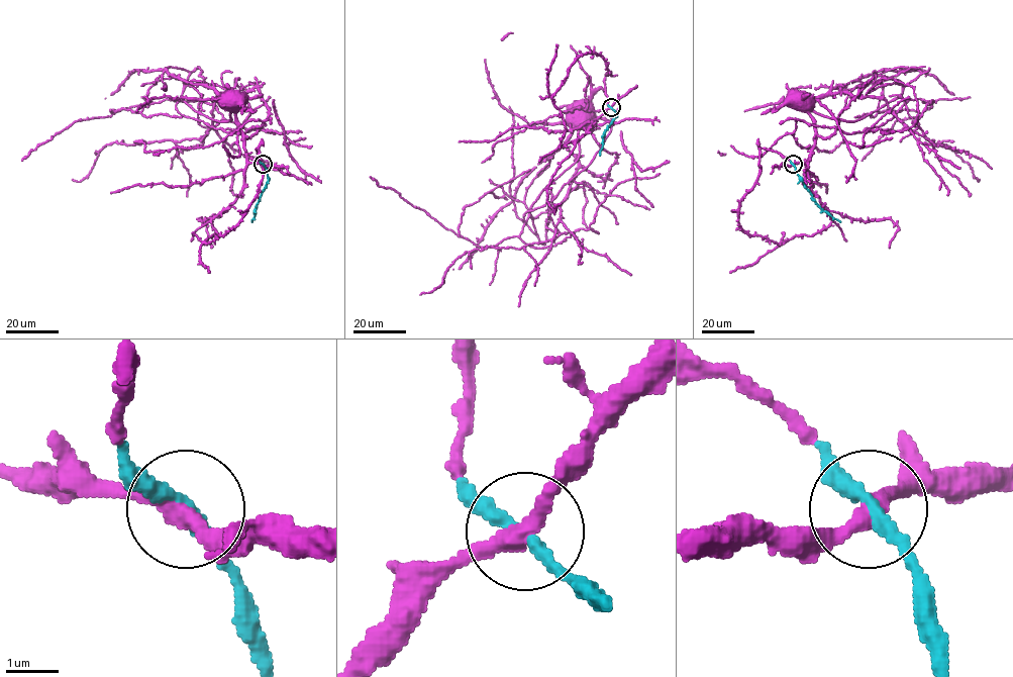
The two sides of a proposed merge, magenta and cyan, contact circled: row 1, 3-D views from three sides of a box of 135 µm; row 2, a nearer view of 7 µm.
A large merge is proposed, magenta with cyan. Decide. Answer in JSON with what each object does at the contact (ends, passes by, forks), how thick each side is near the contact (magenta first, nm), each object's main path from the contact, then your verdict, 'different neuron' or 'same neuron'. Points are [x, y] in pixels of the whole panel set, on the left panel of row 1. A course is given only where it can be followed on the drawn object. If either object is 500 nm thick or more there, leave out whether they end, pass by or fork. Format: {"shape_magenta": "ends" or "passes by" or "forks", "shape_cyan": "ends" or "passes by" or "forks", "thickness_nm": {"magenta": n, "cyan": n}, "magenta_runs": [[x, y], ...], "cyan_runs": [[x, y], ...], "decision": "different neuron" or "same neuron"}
{"shape_magenta": "passes by", "shape_cyan": "passes by", "thickness_nm": {"magenta": 320, "cyan": 240}, "magenta_runs": [[263, 164], [247, 162], [236, 112], [238, 99]], "cyan_runs": [[263, 164], [268, 176], [267, 187], [251, 222]], "decision": "same neuron"}

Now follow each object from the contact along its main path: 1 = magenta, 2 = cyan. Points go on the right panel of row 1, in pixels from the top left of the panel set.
1: (793, 164), (805, 162), (810, 155), (815, 131), (812, 118), (793, 99)
2: (793, 164), (812, 199), (840, 222)

